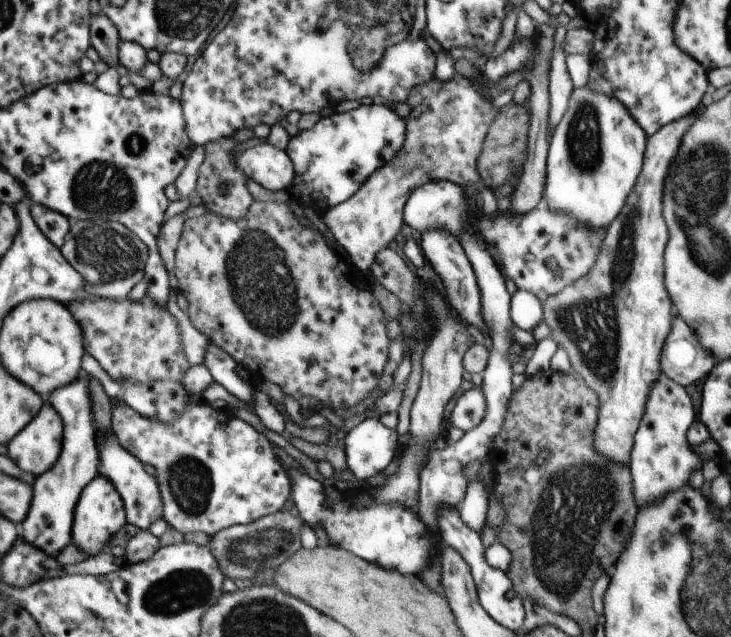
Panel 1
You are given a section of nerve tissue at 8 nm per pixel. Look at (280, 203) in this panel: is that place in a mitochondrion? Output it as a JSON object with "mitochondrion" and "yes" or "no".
{"mitochondrion":"no"}

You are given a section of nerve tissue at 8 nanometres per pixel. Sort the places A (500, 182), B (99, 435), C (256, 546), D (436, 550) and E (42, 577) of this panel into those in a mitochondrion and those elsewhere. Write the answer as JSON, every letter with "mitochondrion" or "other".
{"A":"other","B":"other","C":"mitochondrion","D":"other","E":"other"}

